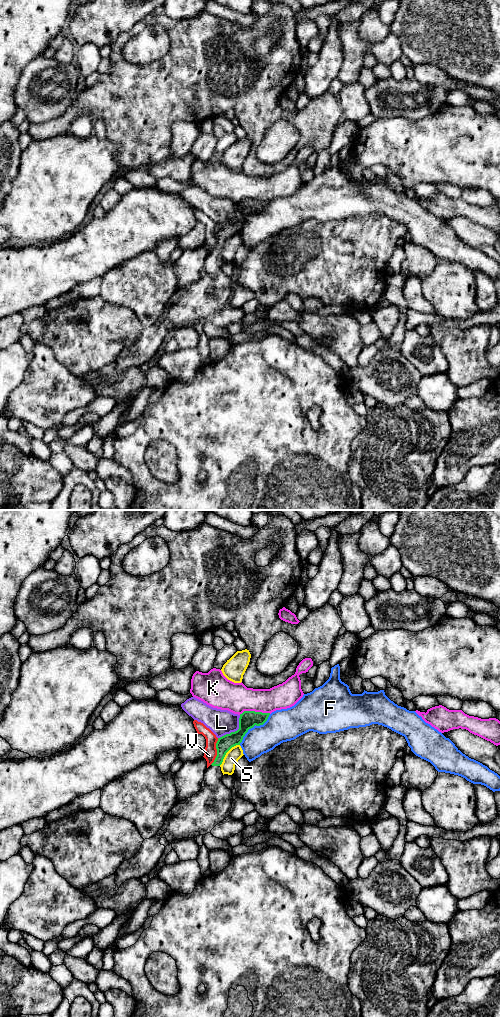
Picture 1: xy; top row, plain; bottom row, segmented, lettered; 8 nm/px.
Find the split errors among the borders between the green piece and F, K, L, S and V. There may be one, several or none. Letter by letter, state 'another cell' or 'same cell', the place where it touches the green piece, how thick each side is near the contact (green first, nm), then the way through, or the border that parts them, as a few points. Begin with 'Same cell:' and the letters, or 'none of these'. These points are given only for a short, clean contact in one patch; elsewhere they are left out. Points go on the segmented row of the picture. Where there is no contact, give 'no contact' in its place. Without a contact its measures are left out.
Same cell: none of these
F: another cell; contact xy (245, 733); calibres 140 and 220 nm; border xy (254, 725), (248, 730), (239, 744)
K: another cell; contact xy (254, 711); calibres 140 and 240 nm
L: another cell; contact xy (235, 731); calibres 140 and 200 nm; border xy (240, 715), (238, 728), (218, 738)
S: another cell; contact xy (226, 752); calibres 120 and 120 nm
V: another cell; contact xy (217, 751); calibres 120 and 100 nm; border xy (218, 738), (216, 757), (210, 764)

